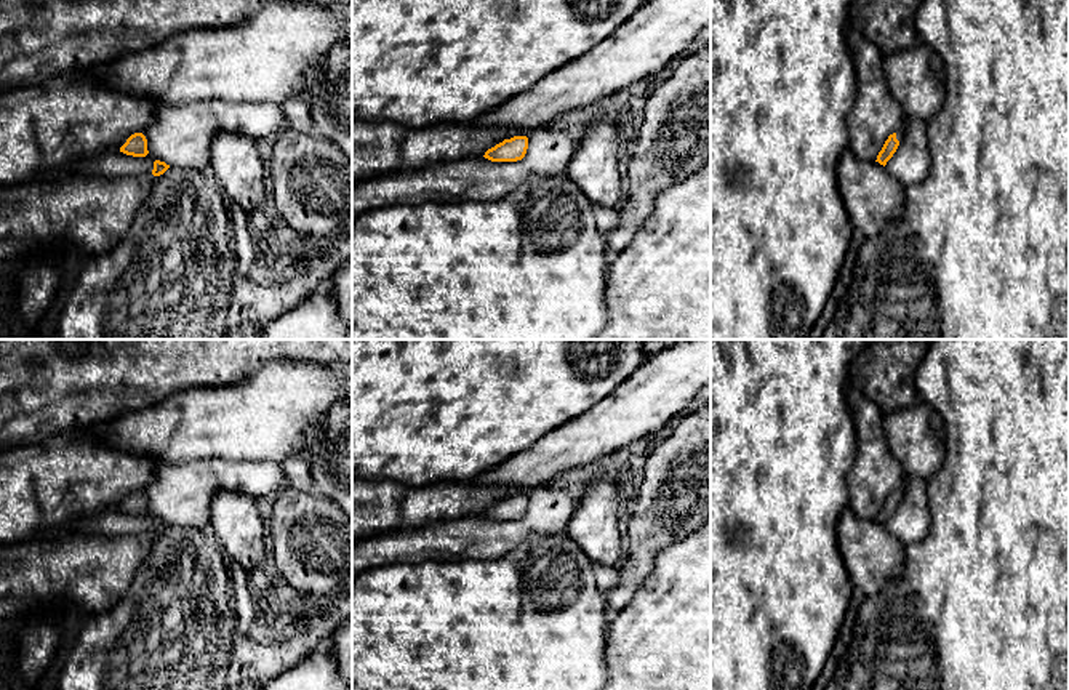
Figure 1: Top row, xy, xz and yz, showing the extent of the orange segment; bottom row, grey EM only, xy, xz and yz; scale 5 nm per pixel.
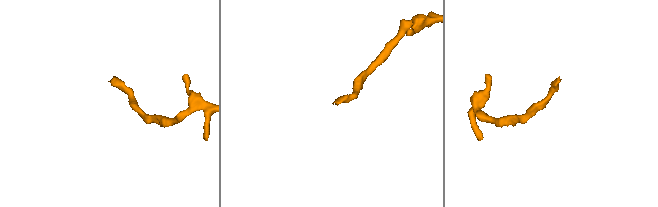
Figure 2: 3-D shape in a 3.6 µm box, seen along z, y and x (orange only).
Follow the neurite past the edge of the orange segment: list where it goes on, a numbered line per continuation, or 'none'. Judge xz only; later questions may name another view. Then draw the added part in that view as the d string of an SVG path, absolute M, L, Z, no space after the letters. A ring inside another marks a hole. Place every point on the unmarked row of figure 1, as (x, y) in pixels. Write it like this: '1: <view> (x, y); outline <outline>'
none

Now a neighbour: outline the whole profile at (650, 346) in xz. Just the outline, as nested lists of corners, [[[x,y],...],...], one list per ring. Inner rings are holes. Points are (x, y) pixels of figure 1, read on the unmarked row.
[[[643,339],[643,351],[647,355],[655,355],[671,346],[674,346],[675,343],[679,343],[682,339]]]

